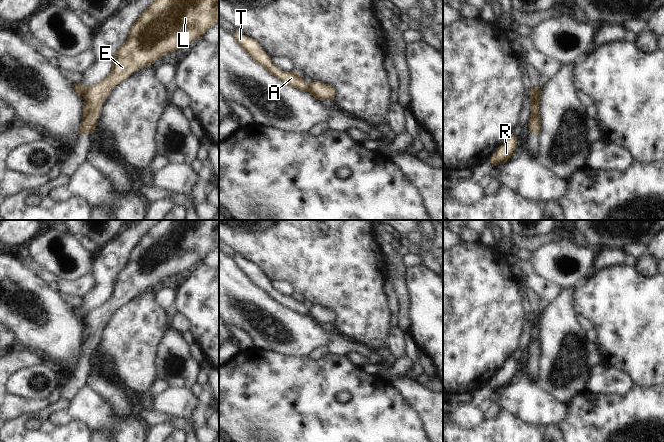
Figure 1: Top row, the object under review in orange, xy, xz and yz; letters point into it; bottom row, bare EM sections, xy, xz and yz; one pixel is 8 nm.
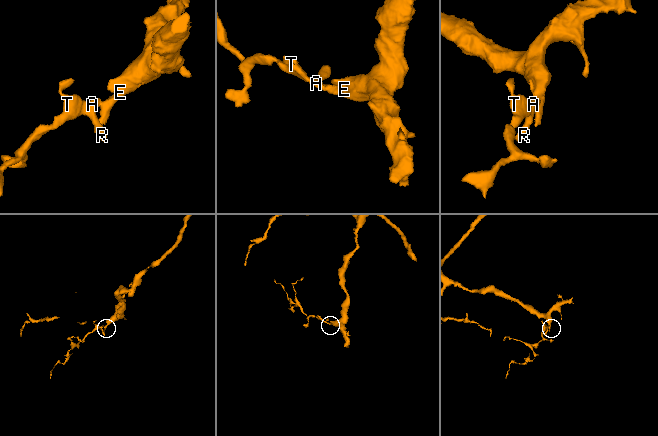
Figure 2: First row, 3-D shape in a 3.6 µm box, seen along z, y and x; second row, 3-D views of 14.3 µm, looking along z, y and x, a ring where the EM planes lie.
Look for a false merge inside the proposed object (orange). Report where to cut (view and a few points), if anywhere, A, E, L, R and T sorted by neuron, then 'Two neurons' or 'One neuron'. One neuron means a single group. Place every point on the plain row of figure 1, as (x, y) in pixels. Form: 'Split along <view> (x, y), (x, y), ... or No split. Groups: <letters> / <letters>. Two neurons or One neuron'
Split along xy (87, 311), (82, 319). Groups: A R T / E L. Two neurons.

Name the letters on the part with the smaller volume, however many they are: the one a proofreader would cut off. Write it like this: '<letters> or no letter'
A, R, T

